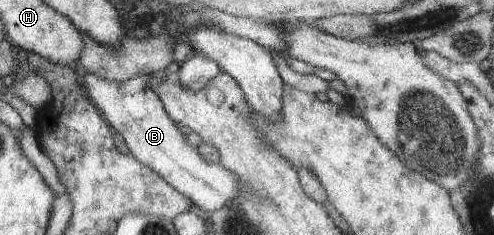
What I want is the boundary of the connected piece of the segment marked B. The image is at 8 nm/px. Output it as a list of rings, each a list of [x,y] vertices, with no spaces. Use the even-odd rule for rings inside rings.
[[[86,74],[82,79],[88,97],[138,161],[163,177],[168,185],[184,194],[202,211],[209,214],[223,208],[239,192],[237,177],[222,164],[207,162],[198,148],[187,141],[187,131],[172,121],[162,100],[149,84],[152,75],[138,76],[124,83],[111,82],[92,74]]]

